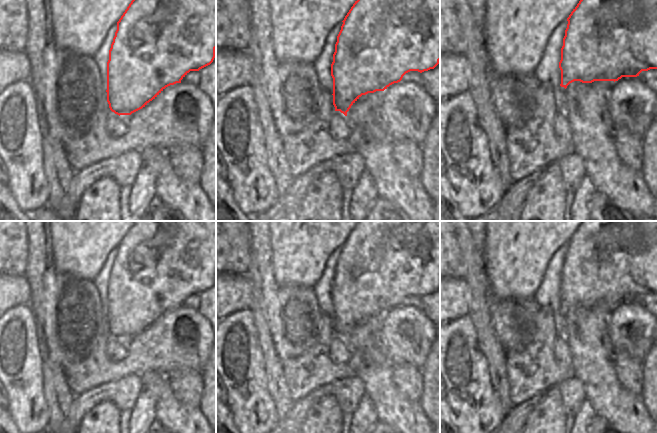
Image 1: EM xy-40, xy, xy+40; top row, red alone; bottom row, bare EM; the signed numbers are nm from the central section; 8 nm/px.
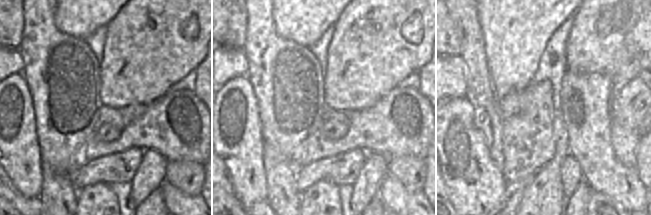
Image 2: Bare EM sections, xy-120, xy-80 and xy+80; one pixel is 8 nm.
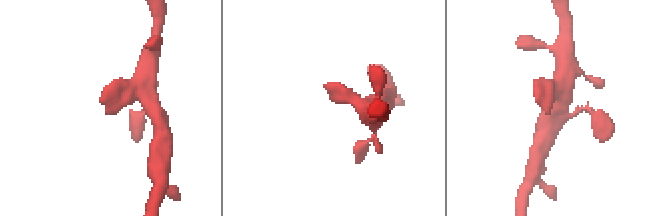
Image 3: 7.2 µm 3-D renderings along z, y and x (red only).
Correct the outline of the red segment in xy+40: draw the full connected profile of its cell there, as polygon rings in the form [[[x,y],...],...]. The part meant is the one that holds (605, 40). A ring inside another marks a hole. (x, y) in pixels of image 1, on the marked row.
[[[580,0],[567,18],[568,24],[561,48],[561,87],[565,89],[574,82],[592,83],[594,81],[618,81],[622,77],[637,77],[642,71],[657,69],[657,0]]]

